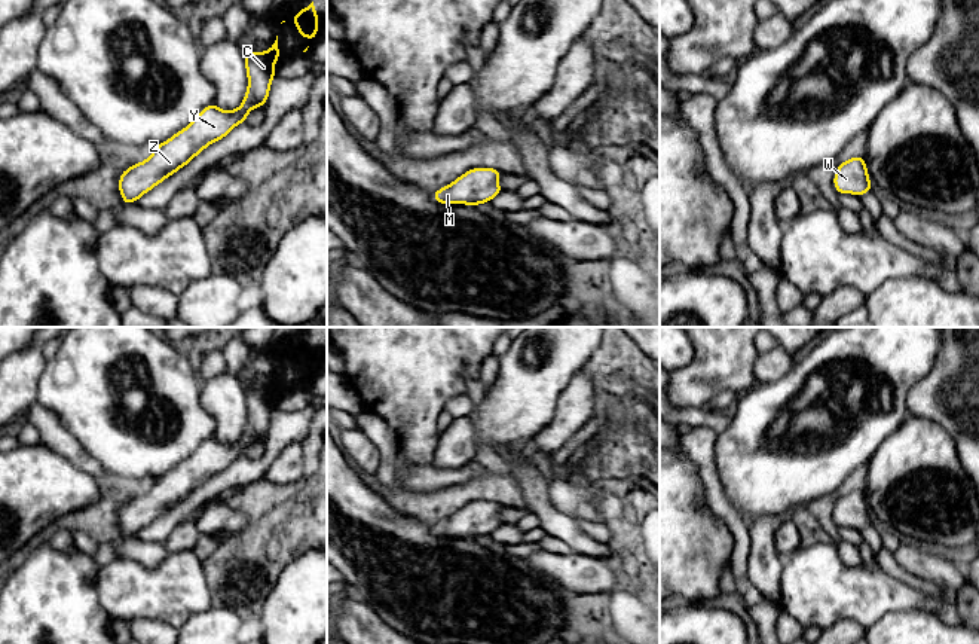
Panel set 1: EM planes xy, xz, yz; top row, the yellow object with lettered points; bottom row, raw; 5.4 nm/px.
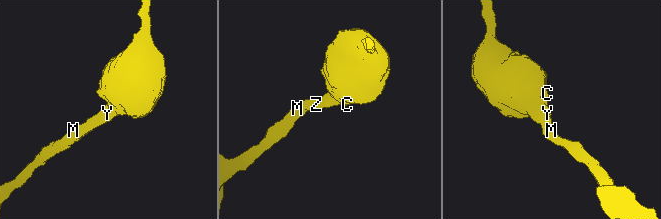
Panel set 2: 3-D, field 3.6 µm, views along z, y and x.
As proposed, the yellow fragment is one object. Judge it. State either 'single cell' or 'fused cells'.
single cell

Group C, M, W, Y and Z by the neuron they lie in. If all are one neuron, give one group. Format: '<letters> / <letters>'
C M W Y Z

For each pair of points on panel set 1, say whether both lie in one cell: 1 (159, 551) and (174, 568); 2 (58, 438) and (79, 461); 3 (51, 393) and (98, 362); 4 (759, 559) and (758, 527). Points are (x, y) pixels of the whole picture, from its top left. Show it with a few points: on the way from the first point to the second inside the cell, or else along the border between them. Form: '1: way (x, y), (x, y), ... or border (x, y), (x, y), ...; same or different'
1: border (170, 552), (153, 567), (146, 567), (129, 558); different
2: way (64, 443), (76, 455); same
3: way (63, 388), (75, 385), (86, 374); same
4: way (759, 552), (759, 534); same

